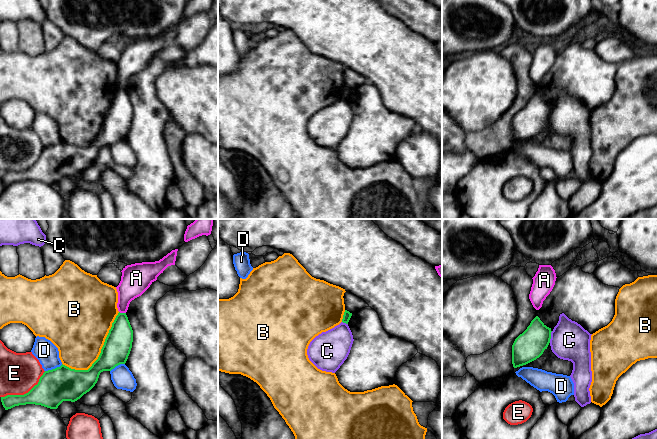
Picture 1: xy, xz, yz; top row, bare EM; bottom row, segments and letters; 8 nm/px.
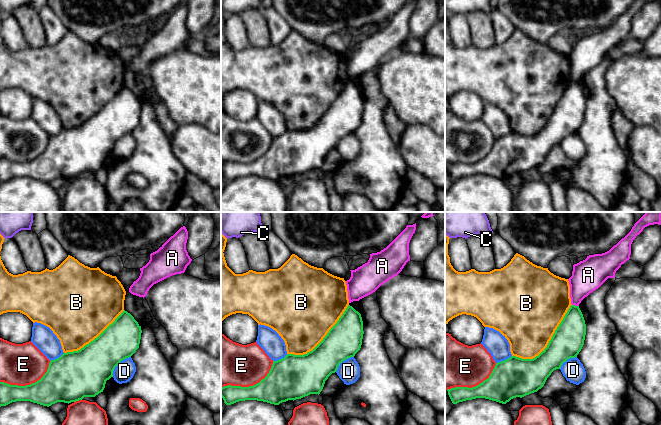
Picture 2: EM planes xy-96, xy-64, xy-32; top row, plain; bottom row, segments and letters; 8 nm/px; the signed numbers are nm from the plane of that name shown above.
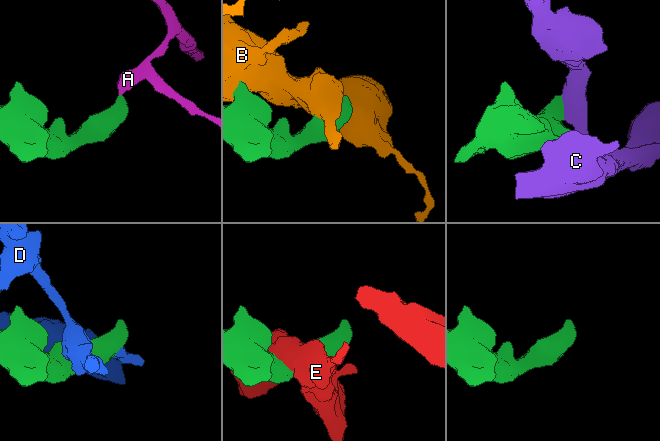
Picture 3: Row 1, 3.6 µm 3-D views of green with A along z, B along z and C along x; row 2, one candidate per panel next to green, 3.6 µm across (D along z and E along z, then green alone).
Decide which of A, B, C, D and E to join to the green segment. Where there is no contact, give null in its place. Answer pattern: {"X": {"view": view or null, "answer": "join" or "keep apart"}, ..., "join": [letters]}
{"A": {"view": "xy", "answer": "keep apart"}, "B": {"view": "xy", "answer": "keep apart"}, "C": {"view": "yz", "answer": "keep apart"}, "D": {"view": "xy", "answer": "keep apart"}, "E": {"view": "xy", "answer": "keep apart"}, "join": []}

